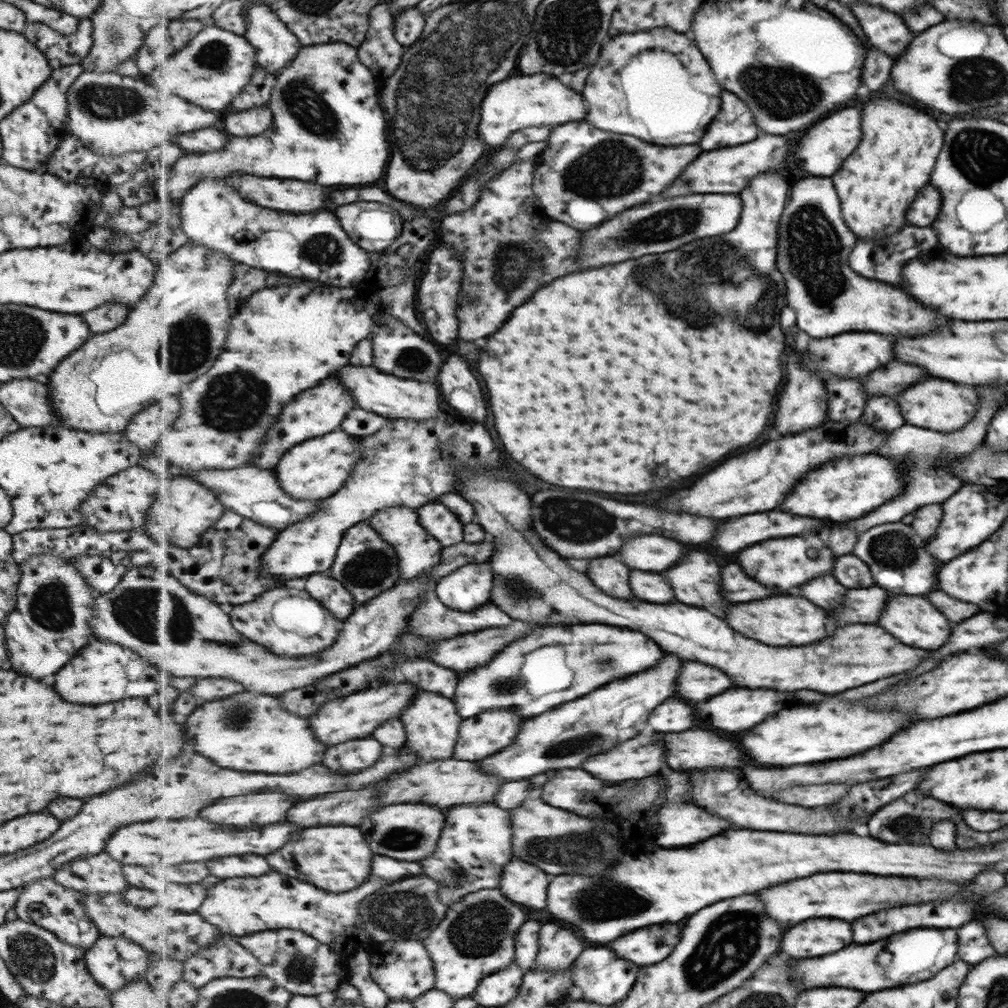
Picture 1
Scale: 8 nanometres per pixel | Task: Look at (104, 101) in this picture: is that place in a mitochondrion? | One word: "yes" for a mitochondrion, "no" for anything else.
yes

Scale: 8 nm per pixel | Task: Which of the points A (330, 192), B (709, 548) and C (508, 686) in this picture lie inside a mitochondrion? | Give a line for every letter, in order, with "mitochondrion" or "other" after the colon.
A: other
B: other
C: mitochondrion

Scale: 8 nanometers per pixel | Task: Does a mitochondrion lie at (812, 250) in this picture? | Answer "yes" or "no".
yes

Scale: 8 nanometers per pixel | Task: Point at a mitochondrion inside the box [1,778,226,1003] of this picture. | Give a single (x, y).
(32, 956)

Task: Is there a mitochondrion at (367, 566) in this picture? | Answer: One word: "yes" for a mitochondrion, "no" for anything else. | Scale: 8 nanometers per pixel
yes

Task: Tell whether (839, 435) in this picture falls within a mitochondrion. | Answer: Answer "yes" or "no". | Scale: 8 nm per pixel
no

